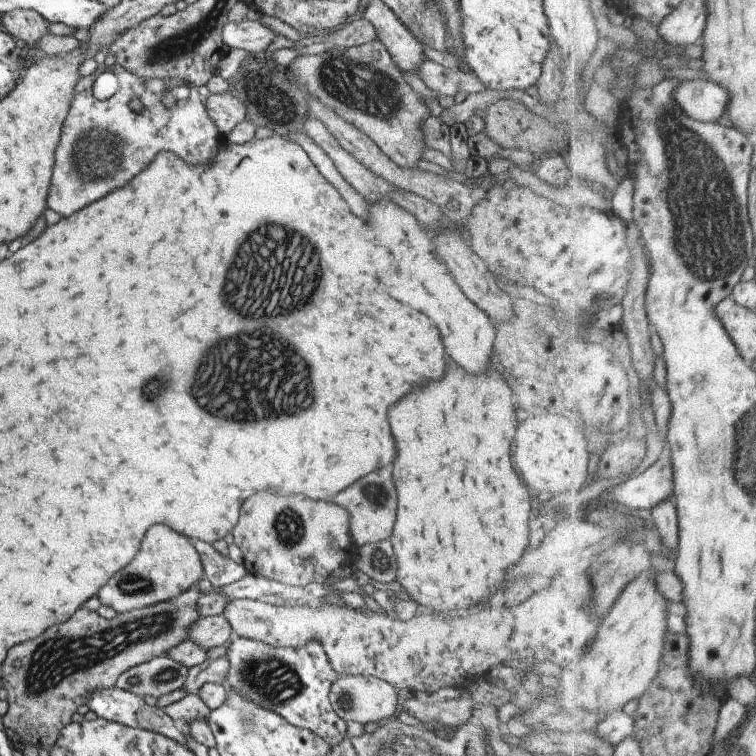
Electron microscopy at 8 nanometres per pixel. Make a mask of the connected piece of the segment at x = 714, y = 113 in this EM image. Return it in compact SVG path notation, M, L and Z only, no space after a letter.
M708 78L684 81L673 94L676 102L695 119L717 122L727 110L733 97L730 91Z

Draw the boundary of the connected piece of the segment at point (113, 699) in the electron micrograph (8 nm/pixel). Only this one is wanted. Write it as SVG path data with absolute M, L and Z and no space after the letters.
M114 686L91 694L87 704L98 717L135 729L160 733L187 747L186 736L164 709L146 704L143 697Z

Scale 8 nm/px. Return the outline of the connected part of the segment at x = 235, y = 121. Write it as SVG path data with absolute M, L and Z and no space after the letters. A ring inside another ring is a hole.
M232 91L210 94L204 103L211 121L225 137L246 120L246 105Z

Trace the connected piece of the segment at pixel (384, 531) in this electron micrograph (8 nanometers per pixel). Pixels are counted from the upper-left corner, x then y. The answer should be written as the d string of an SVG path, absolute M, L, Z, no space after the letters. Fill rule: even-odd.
M390 466L360 478L352 486L348 486L340 494L336 494L334 502L344 506L349 512L349 533L354 544L361 547L365 544L384 541L384 538L390 538L392 526L396 522L396 488L394 488L394 482L392 482ZM378 498L382 498L382 500L378 500Z

